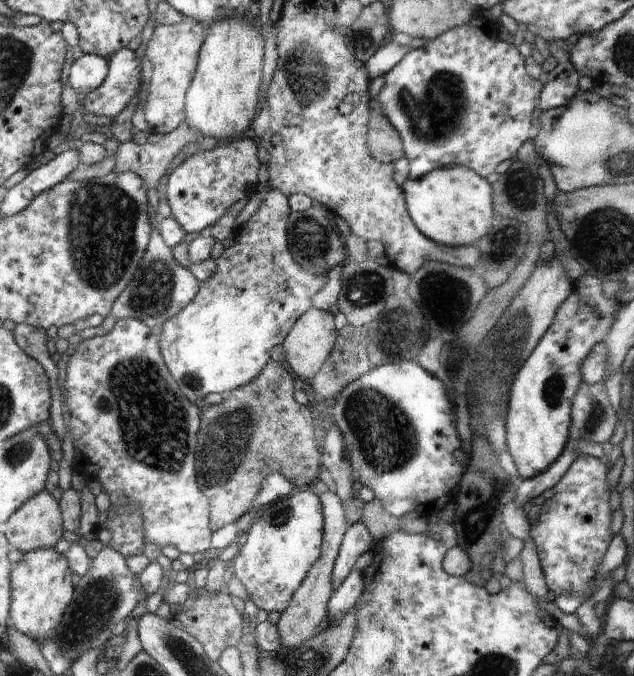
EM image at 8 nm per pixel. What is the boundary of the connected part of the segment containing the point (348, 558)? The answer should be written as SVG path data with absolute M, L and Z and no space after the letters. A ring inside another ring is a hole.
M362 521L347 527L342 548L340 548L339 556L334 561L332 576L330 576L330 580L332 580L332 593L335 594L342 581L354 569L354 563L358 560L358 557L368 550L373 550L376 542L378 541L375 540L369 528L364 526Z

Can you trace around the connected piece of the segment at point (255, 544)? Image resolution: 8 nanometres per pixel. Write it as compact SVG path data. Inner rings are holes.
M295 489L286 498L264 505L247 533L246 543L232 559L234 575L246 588L259 610L283 613L294 594L306 580L311 568L321 558L325 538L325 516L320 489Z

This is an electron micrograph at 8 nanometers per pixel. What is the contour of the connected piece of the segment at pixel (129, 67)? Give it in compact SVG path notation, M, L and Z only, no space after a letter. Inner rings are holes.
M128 47L116 52L108 60L110 61L109 74L104 84L85 96L84 104L80 109L84 112L116 118L136 98L136 92L140 86L140 62L136 54L128 50Z

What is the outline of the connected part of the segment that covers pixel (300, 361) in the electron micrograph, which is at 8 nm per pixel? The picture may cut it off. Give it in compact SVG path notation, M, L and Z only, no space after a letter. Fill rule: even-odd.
M312 306L311 310L294 324L290 336L283 344L287 356L287 366L292 367L297 376L303 380L311 381L320 372L334 350L334 340L336 340L336 328L334 328L332 314L329 310L316 310L316 307Z

